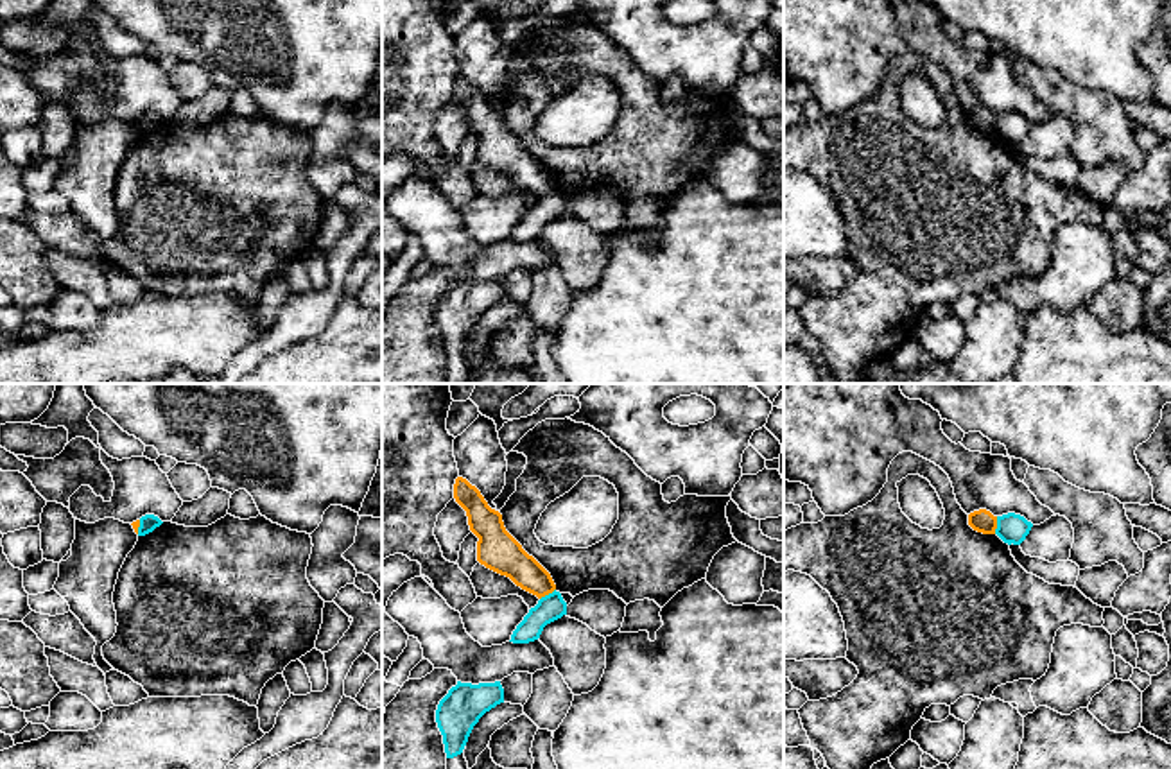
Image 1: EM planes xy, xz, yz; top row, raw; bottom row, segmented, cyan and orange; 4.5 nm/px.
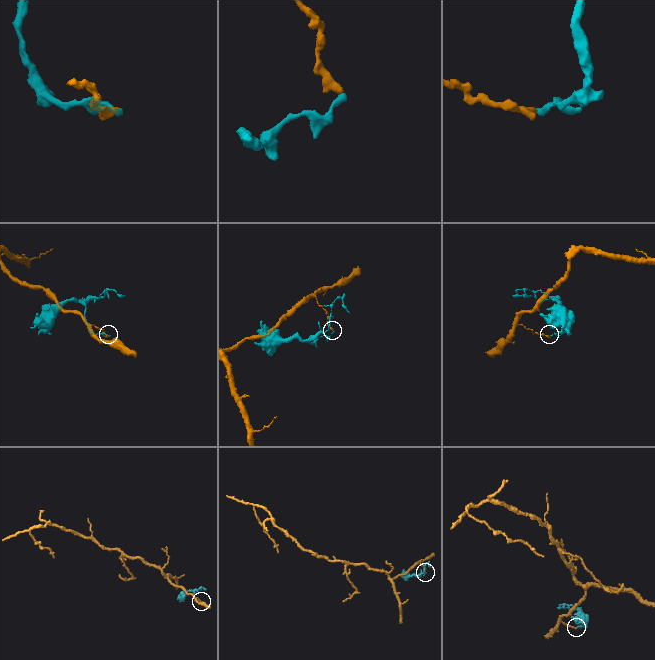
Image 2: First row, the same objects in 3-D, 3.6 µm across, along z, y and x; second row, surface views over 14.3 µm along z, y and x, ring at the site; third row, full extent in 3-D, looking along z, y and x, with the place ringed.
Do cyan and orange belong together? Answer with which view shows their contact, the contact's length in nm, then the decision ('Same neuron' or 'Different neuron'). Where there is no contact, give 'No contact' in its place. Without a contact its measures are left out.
Touches cyan in yz. Shared border 80 nm. Different neuron

